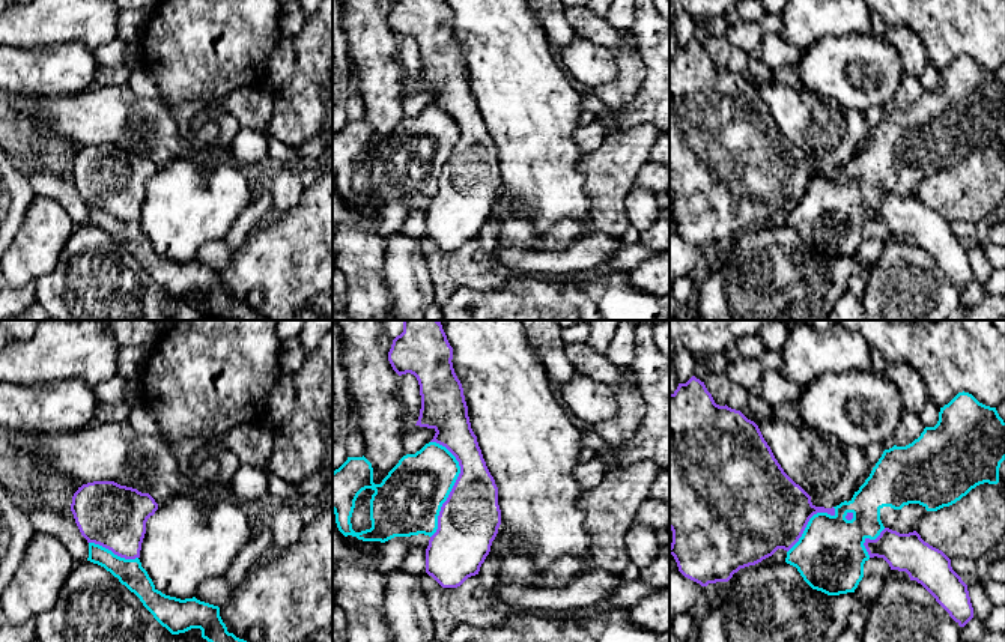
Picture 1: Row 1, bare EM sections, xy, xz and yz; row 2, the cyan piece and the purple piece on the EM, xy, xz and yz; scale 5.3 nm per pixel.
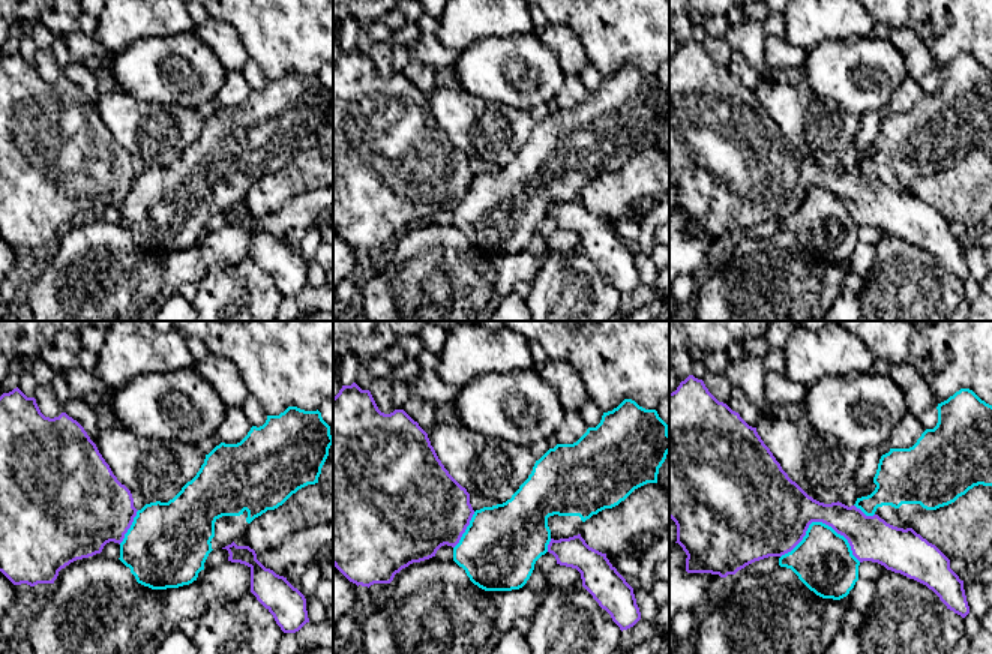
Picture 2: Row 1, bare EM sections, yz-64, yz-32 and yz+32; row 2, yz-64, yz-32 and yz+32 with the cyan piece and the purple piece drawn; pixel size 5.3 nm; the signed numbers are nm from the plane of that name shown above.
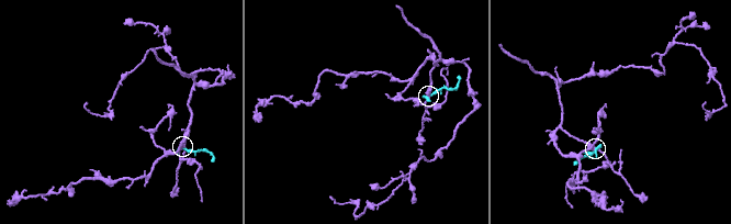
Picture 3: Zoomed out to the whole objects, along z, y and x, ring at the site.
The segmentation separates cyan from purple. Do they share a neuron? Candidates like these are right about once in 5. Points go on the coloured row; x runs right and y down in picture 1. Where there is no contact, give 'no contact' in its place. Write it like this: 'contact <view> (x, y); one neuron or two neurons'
contact xz (452, 487); two neurons

